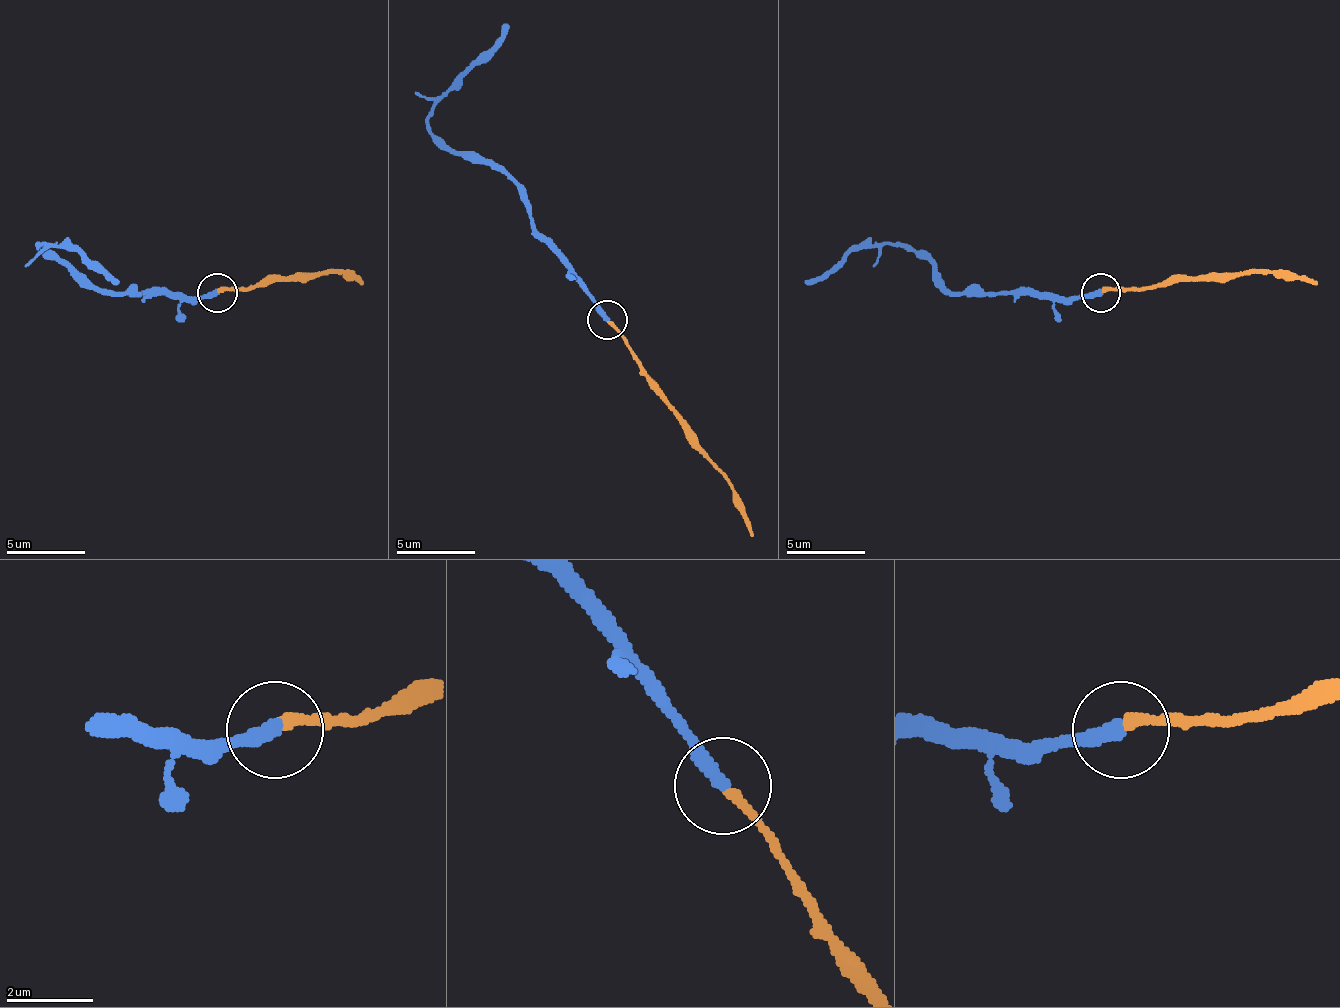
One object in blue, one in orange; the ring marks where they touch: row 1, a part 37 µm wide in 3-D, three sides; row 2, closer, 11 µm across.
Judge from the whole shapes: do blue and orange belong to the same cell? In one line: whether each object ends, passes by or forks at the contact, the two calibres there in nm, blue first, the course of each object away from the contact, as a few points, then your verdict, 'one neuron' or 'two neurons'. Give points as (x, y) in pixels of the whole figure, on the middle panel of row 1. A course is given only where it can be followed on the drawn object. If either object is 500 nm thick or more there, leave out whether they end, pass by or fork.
blue ends | orange ends | 360/240 nm | blue via (606, 321), (571, 262), (535, 227), (532, 203), (500, 172), (473, 164), (430, 128), (430, 109), (508, 23) | orange via (606, 321), (688, 442), (728, 482), (751, 536) | one neuron

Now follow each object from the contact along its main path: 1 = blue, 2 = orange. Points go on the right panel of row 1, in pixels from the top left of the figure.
1: (1102, 293), (1043, 297), (953, 293), (909, 246), (858, 242), (823, 278), (804, 281)
2: (1102, 293), (1223, 281), (1263, 274), (1294, 274), (1317, 285)

